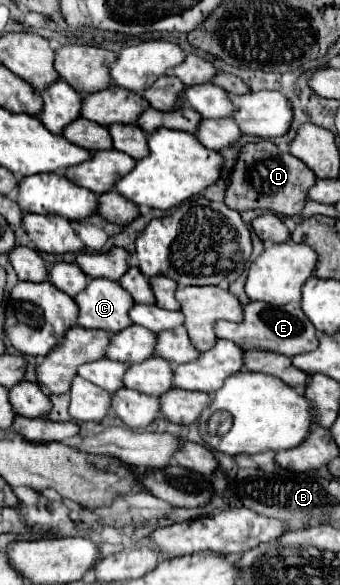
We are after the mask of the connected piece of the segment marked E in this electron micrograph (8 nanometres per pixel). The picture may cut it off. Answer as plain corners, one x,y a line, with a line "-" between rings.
251,301
251,303
243,305
243,321
241,323
217,321
213,325
213,331
219,339
229,339
243,351
265,349
265,351
293,357
299,353
313,351
317,347
317,331
313,329
313,323
301,313
301,307
295,303
269,305
263,301

